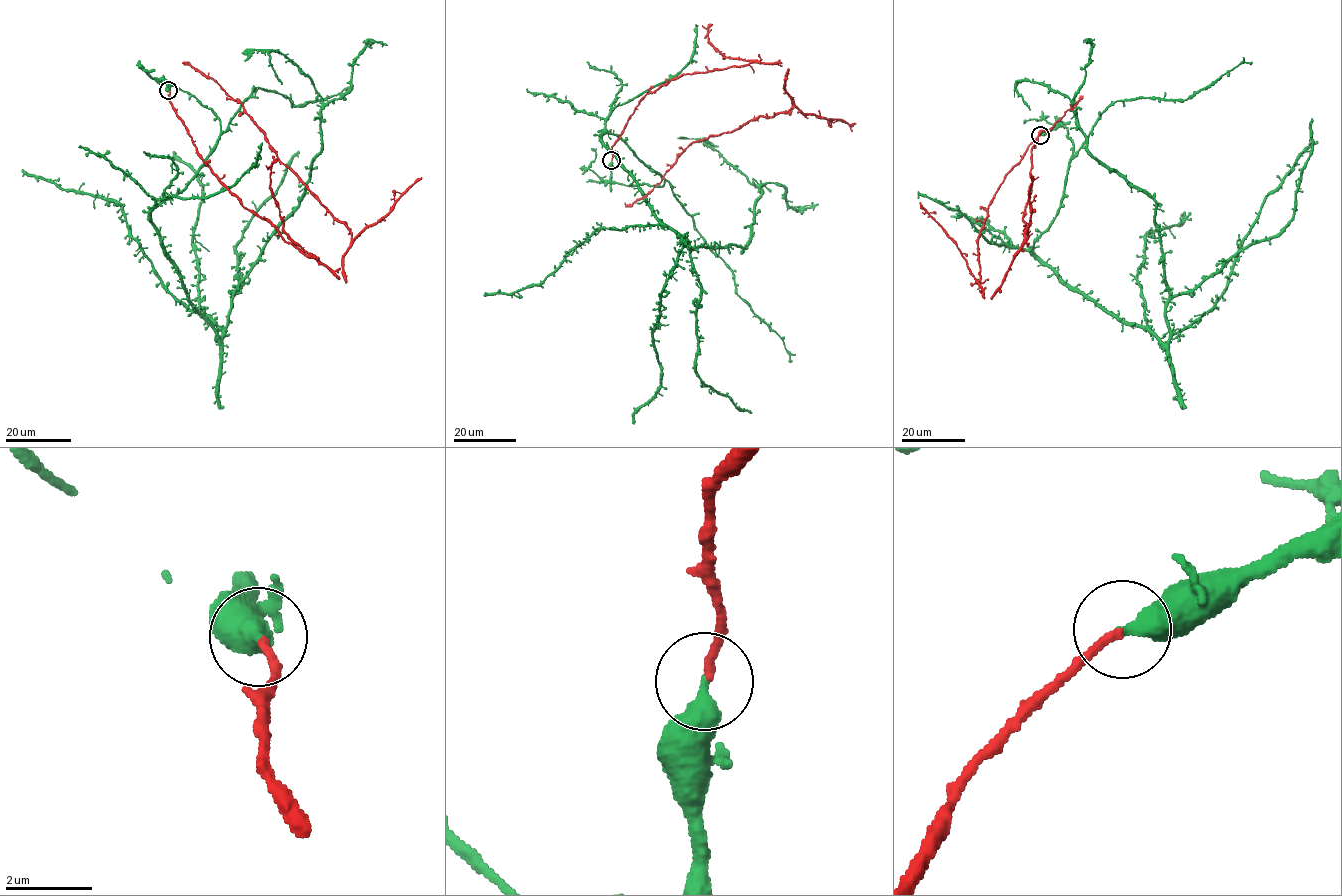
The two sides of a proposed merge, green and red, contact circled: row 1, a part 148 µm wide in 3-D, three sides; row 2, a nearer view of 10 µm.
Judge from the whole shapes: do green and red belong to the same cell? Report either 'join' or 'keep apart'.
keep apart

